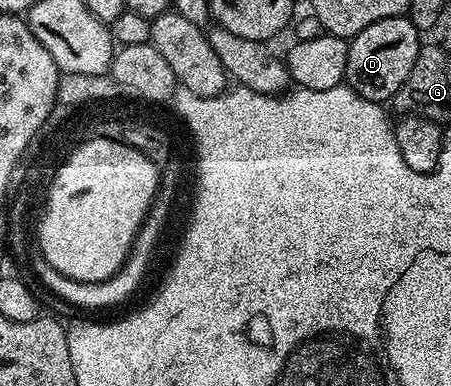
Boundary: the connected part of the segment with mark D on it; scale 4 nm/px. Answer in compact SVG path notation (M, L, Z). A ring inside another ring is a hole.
M406 16L368 24L364 32L349 39L345 85L351 86L362 98L379 104L389 103L404 84L404 80L408 80L408 72L412 72L412 64L416 64L416 56L420 49L418 37L420 31Z

